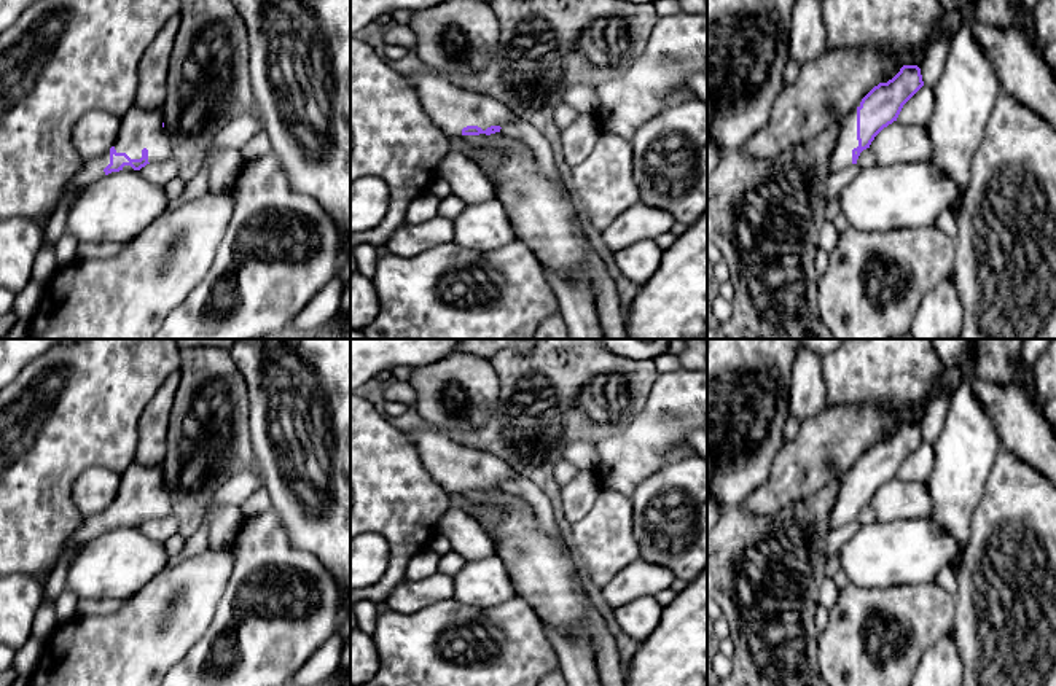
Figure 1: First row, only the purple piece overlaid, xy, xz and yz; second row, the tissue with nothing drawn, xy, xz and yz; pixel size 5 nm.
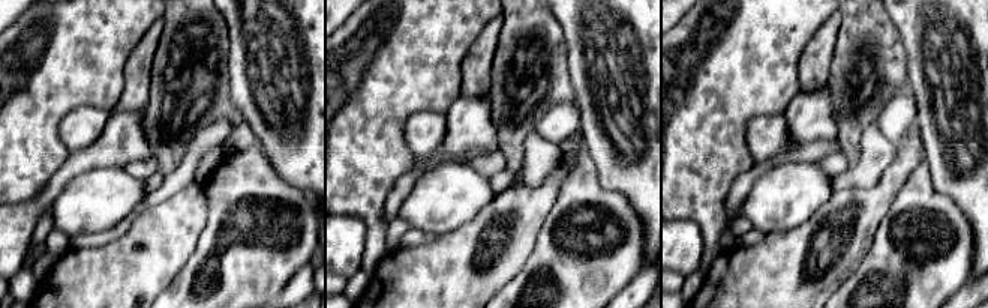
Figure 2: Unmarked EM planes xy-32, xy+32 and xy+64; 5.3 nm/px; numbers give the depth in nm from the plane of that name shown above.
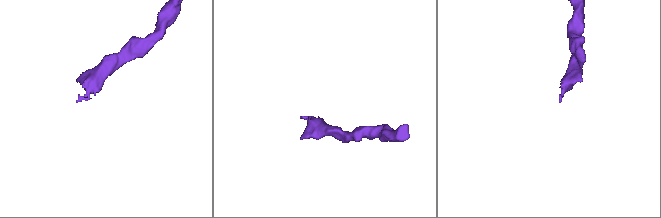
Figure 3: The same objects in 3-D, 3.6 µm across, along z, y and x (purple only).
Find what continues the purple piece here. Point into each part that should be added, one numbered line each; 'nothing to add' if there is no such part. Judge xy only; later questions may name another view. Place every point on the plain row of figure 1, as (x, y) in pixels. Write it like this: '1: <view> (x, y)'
1: xy (139, 484)

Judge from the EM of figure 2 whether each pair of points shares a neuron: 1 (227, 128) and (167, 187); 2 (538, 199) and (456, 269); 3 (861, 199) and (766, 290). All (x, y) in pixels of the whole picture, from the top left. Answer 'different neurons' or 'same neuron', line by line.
1: same neuron
2: same neuron
3: same neuron

